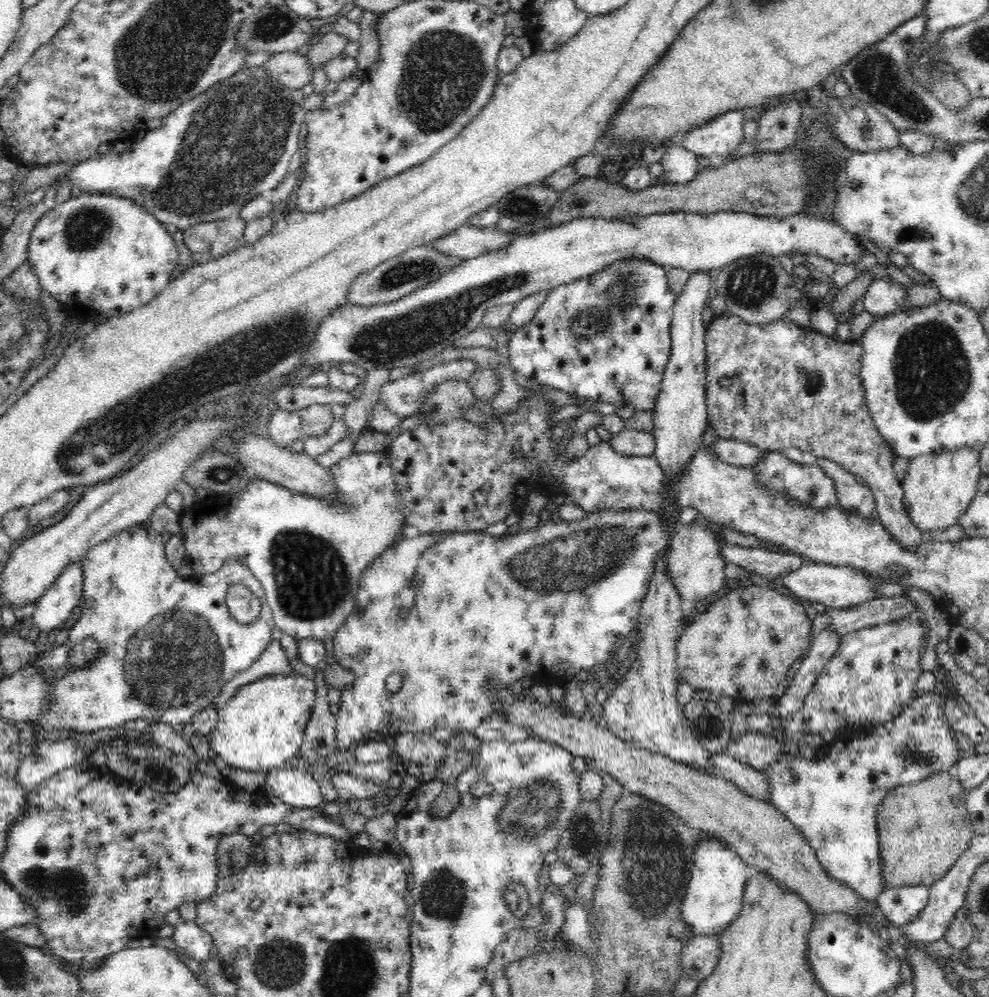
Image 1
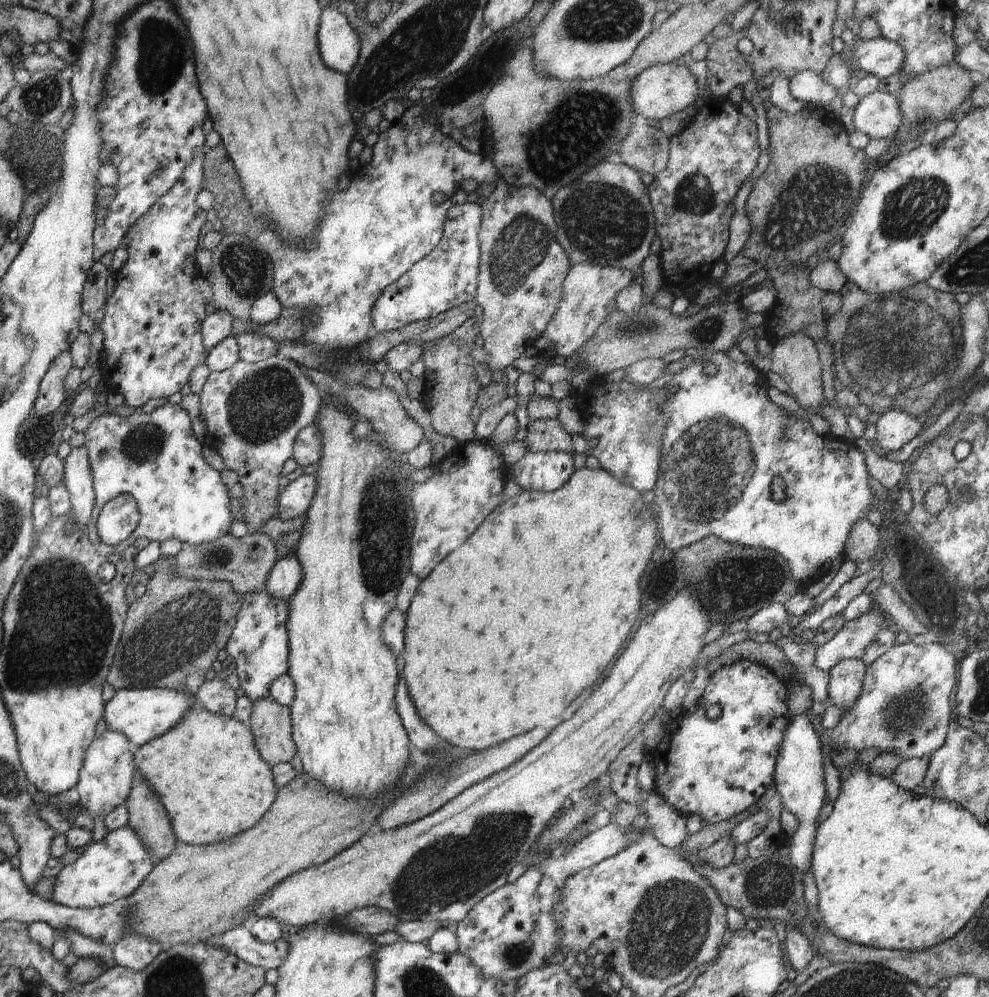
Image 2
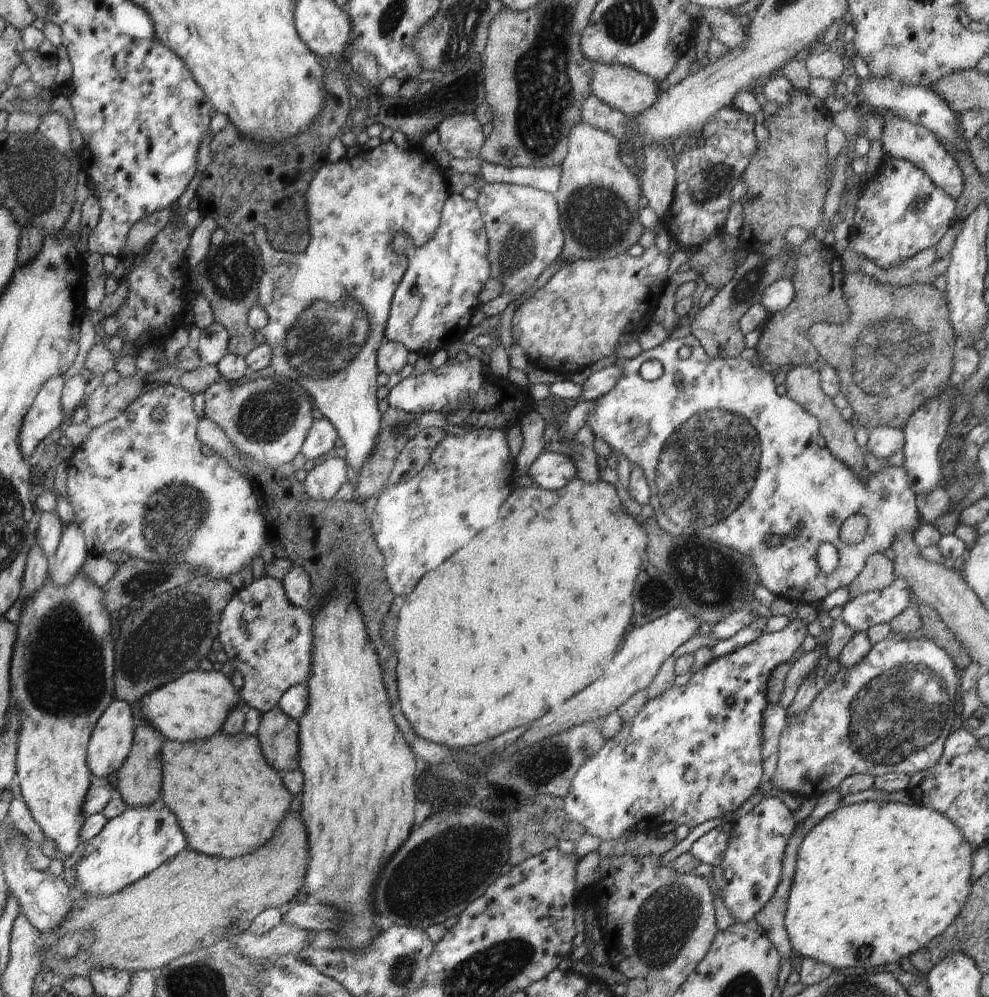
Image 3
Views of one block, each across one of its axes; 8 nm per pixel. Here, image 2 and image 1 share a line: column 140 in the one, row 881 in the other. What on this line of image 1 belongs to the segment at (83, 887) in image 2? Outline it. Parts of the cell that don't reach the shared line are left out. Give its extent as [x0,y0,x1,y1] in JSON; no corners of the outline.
[763,689,962,902]

